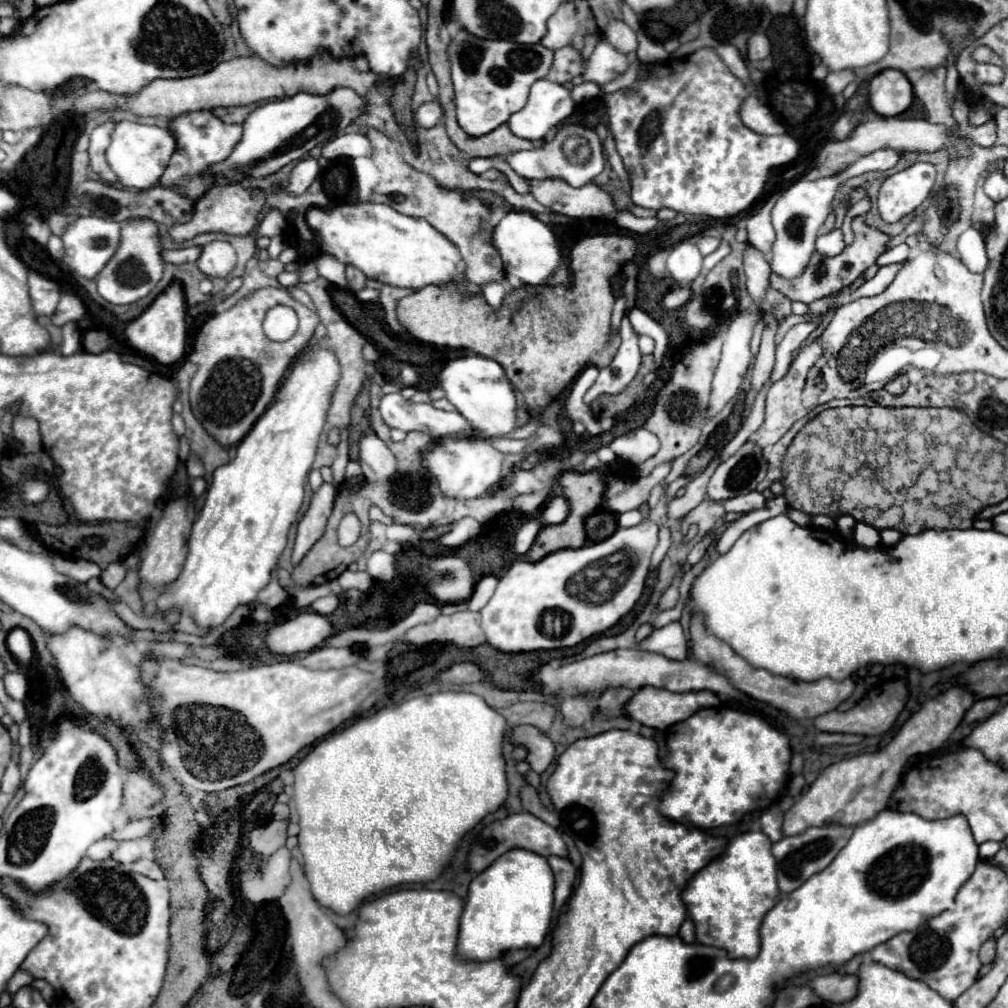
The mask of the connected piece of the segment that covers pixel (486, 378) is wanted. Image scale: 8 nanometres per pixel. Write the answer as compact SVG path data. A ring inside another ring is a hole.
M463 355L457 359L449 359L439 371L437 379L439 387L445 391L445 397L467 421L471 421L475 429L481 429L491 437L503 437L517 427L515 393L503 367L497 361L481 355Z

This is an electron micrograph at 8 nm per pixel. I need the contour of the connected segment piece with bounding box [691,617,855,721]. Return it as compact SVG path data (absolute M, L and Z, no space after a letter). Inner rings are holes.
M691 617L691 651L693 651L693 657L699 659L701 665L707 665L713 671L725 675L731 681L731 685L737 687L739 691L743 691L745 695L749 695L757 701L763 701L779 711L785 711L789 717L793 717L797 721L811 721L827 711L837 709L837 705L843 703L855 689L853 679L845 679L845 681L819 679L815 683L805 683L805 681L793 681L787 677L773 675L765 669L753 669L743 657L739 657L735 651L731 651L731 647L725 641L711 637L703 629L703 621L699 617Z

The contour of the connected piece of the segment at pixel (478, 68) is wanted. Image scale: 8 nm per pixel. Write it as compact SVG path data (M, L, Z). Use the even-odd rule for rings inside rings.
M463 27L453 33L447 53L455 87L457 121L469 137L479 137L497 129L511 117L511 113L519 111L527 103L529 87L549 73L555 55L555 51L543 47L541 43L521 45L509 39L479 39Z

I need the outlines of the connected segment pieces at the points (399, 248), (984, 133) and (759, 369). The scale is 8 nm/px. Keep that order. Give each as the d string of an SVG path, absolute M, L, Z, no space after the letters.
M345 203L337 205L333 209L321 209L321 207L311 207L307 211L307 225L315 231L319 245L323 253L333 255L337 261L345 265L353 265L359 271L363 271L369 279L395 285L395 287L409 287L409 289L421 289L425 285L445 285L447 281L465 281L463 271L463 259L459 257L459 249L447 241L437 229L431 229L427 221L407 217L403 213L397 213L393 207L385 203Z
M989 119L985 125L979 125L979 127L971 127L971 125L967 125L967 121L961 121L959 129L957 129L957 135L965 135L981 147L993 147L995 137L997 137L995 129L997 129L995 119Z
M767 313L767 329L763 331L763 339L761 339L761 349L757 353L755 365L753 365L753 375L751 375L751 391L747 391L747 399L745 399L745 415L749 415L751 403L755 399L755 395L759 393L759 389L763 389L763 385L769 381L773 363L775 363L775 331L777 331L777 317L773 313Z

